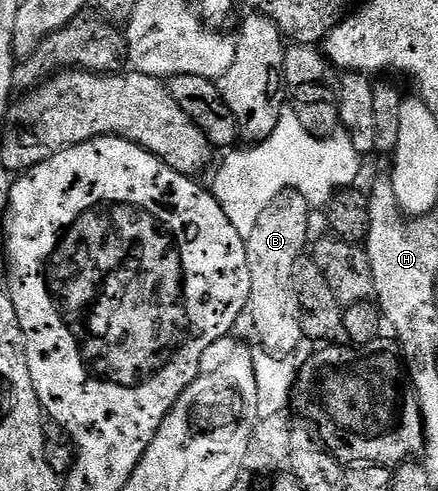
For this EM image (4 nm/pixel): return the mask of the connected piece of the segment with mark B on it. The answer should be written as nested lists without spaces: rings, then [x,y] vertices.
[[[278,194],[275,201],[261,212],[261,216],[257,216],[257,224],[253,224],[253,232],[245,240],[251,281],[249,318],[251,314],[255,334],[259,337],[258,345],[276,356],[294,355],[299,342],[304,341],[299,323],[301,306],[298,301],[291,302],[291,297],[295,294],[295,265],[302,254],[304,257],[308,245],[307,225],[311,222],[311,214],[312,207],[299,194]]]

